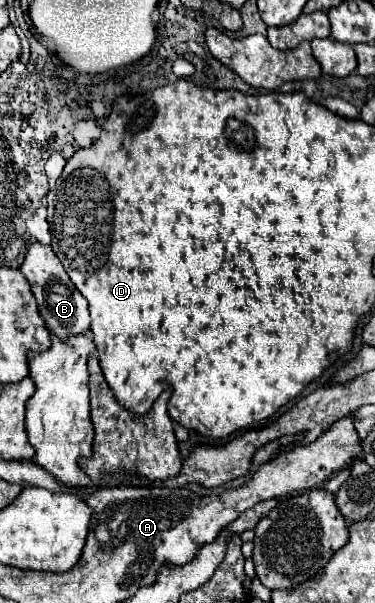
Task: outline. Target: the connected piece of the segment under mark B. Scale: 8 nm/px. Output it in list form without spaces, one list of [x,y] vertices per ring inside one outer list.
[[[32,244],[26,252],[24,264],[20,268],[20,272],[26,276],[30,290],[38,302],[38,310],[40,316],[46,322],[46,328],[52,336],[58,336],[60,340],[66,340],[70,336],[80,336],[86,334],[90,330],[90,314],[88,314],[88,304],[86,298],[74,288],[72,280],[68,278],[64,266],[60,264],[60,260],[56,258],[56,254],[52,252],[50,246],[44,244]]]

